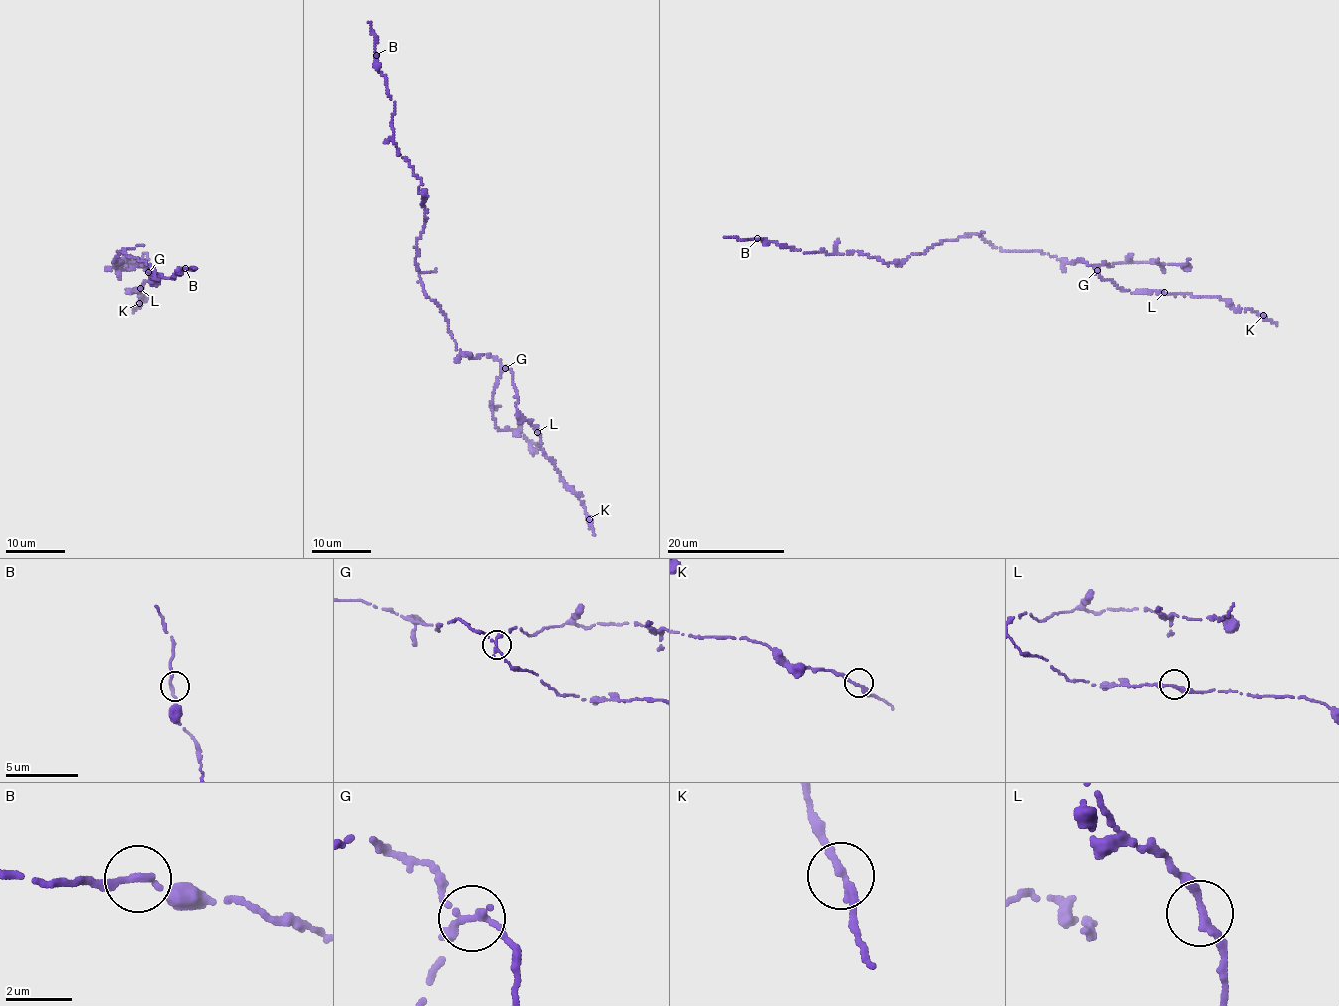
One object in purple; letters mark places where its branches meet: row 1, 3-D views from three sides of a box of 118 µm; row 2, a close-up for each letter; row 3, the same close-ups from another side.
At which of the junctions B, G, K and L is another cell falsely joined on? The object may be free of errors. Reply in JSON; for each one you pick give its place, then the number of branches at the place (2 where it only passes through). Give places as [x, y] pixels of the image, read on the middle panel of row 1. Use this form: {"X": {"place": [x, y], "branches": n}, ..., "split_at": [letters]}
{"G": {"place": [505, 368], "branches": 2}, "split_at": ["G"]}

